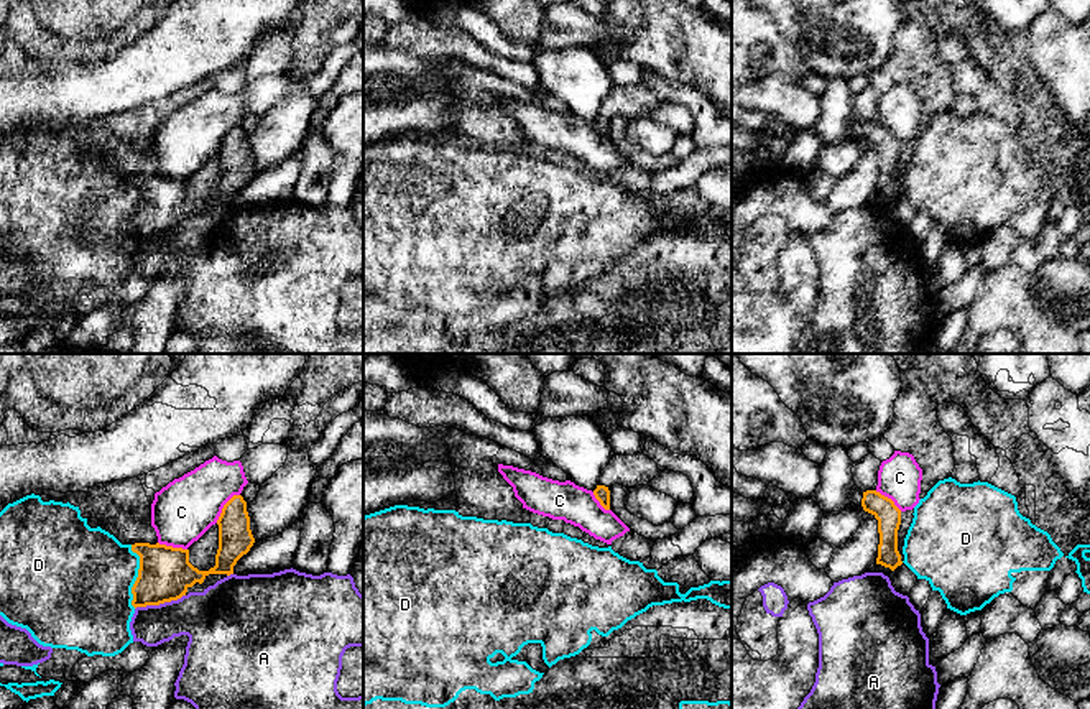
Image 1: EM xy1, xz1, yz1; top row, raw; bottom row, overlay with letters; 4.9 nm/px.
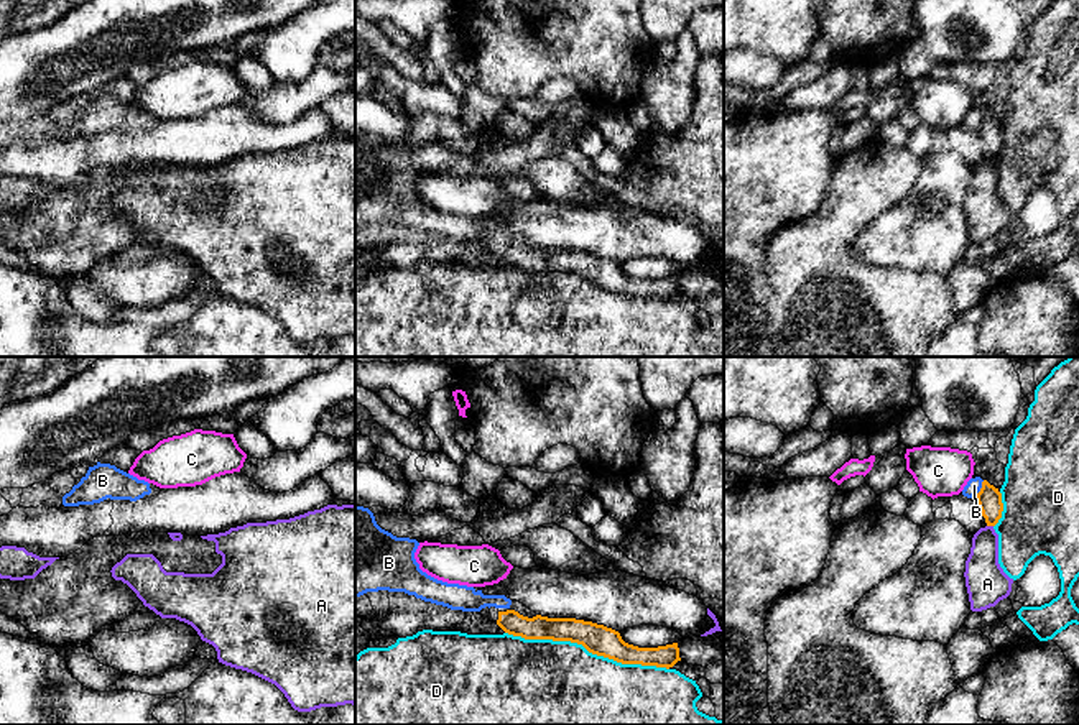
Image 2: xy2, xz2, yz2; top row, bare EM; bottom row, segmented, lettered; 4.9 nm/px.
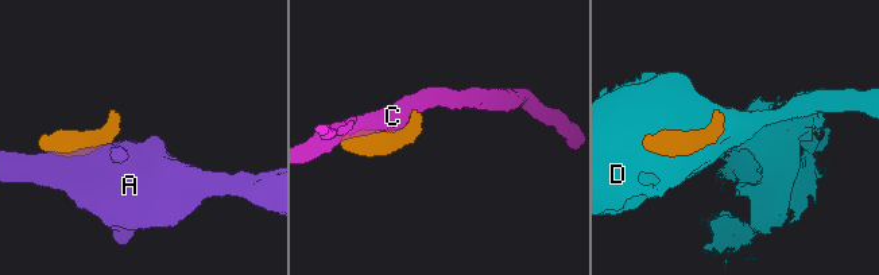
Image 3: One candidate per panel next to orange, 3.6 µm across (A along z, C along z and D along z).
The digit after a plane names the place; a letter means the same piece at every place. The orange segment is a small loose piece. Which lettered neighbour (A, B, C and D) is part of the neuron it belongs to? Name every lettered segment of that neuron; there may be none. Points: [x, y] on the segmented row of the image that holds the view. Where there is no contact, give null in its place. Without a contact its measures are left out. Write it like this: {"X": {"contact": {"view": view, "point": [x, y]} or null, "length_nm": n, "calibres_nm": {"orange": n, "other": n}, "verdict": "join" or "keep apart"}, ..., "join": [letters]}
{"A": {"contact": {"view": "xy1", "point": [160, 602]}, "length_nm": 260, "calibres_nm": {"orange": 260, "other": 260}, "verdict": "keep apart"}, "B": {"contact": {"view": "yz2", "point": [981, 489]}, "length_nm": 90, "calibres_nm": {"orange": 120, "other": 70}, "verdict": "join"}, "C": {"contact": {"view": "xy1", "point": [224, 507]}, "length_nm": 180, "calibres_nm": {"orange": 170, "other": 300}, "verdict": "keep apart"}, "D": {"contact": {"view": "xz2", "point": [588, 650]}, "length_nm": 800, "calibres_nm": {"orange": 150, "other": 500}, "verdict": "keep apart"}, "join": ["B"]}

